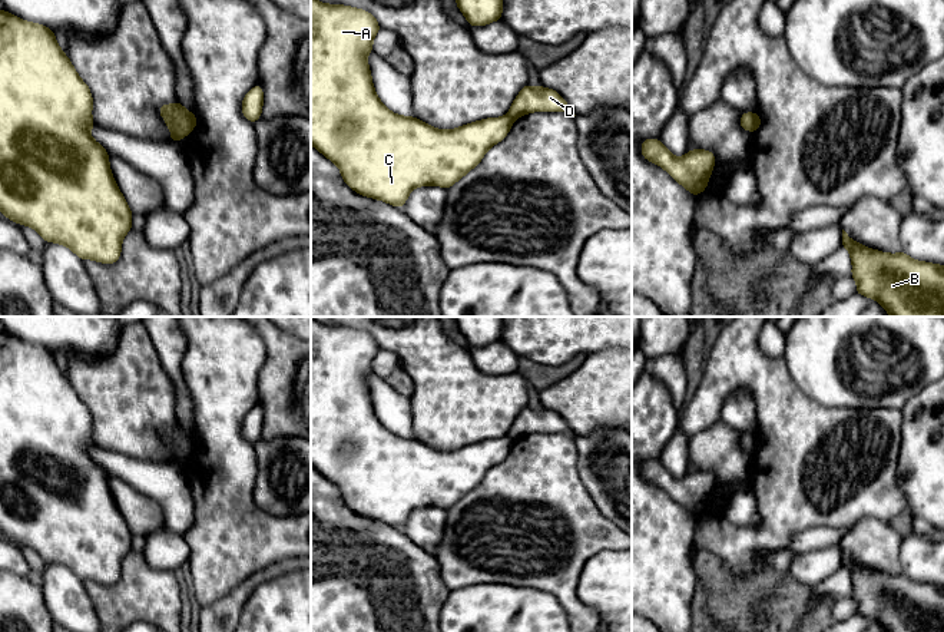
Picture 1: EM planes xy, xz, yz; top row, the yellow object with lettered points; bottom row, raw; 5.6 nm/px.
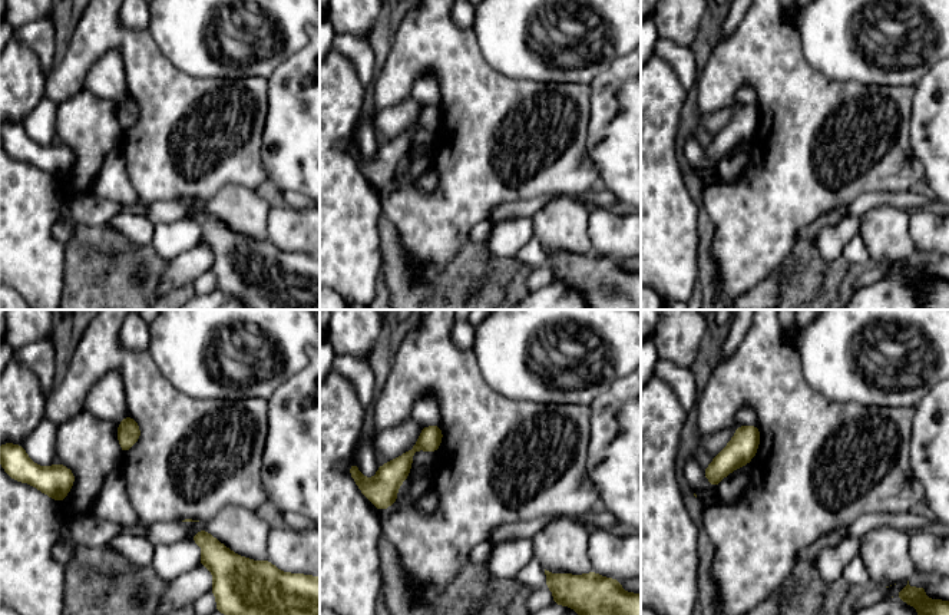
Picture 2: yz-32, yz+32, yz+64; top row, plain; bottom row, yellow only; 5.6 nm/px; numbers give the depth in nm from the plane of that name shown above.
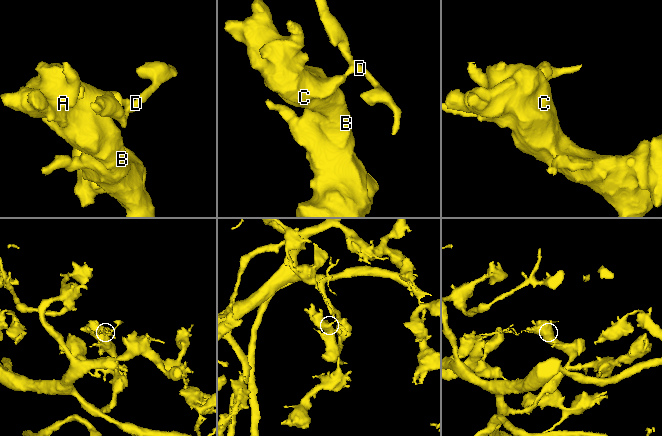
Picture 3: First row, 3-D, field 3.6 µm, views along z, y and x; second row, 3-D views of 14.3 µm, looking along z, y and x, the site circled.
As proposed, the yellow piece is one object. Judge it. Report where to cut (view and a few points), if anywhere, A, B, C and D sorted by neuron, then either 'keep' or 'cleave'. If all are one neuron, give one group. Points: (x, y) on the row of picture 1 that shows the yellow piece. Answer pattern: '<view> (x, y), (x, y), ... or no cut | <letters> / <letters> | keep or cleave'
xz (507, 113), (513, 121) | A B C / D | cleave

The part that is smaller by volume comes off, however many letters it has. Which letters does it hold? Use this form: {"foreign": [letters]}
{"foreign": ["D"]}

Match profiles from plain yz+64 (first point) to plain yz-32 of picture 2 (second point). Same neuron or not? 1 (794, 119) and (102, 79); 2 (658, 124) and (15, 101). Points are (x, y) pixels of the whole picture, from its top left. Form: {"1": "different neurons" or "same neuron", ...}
{"1": "different neurons", "2": "same neuron"}

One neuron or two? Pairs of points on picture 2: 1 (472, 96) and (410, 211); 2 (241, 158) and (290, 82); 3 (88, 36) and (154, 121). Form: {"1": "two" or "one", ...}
{"1": "one", "2": "two", "3": "one"}

